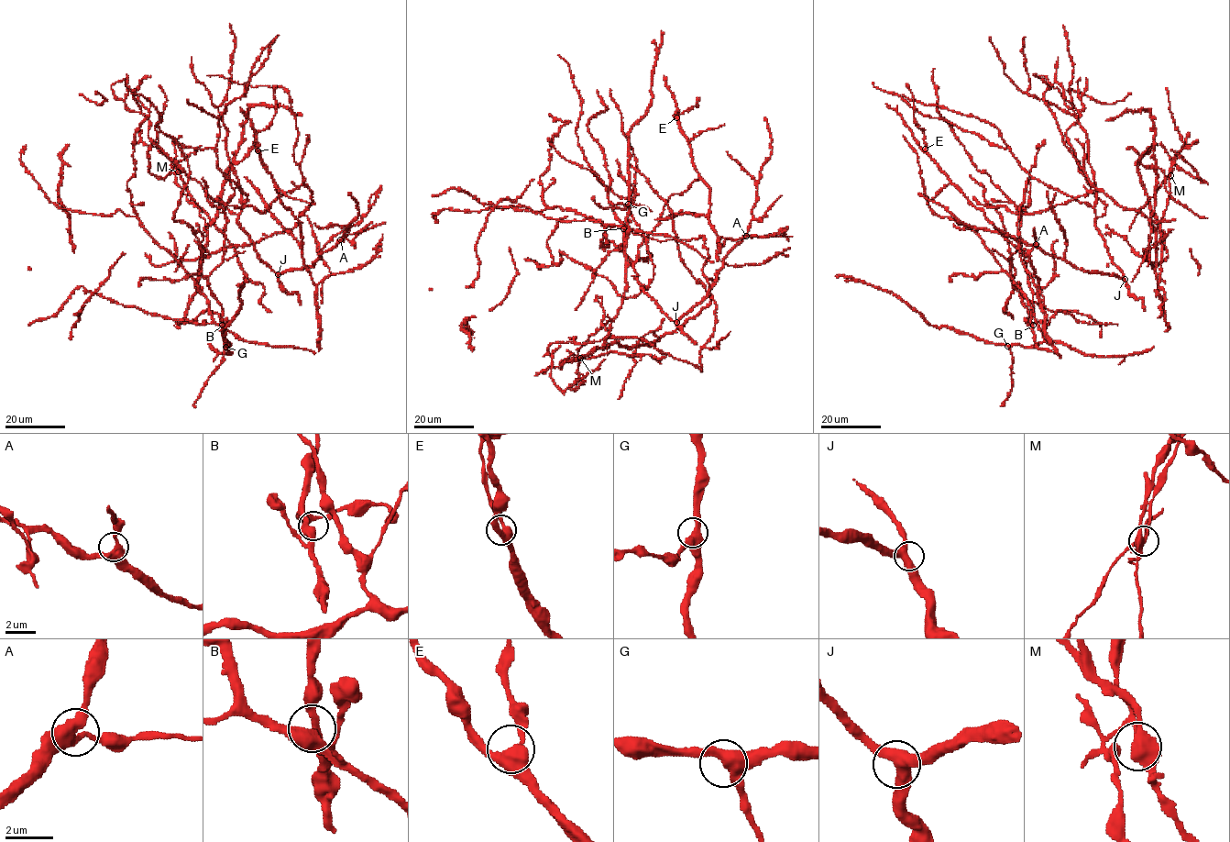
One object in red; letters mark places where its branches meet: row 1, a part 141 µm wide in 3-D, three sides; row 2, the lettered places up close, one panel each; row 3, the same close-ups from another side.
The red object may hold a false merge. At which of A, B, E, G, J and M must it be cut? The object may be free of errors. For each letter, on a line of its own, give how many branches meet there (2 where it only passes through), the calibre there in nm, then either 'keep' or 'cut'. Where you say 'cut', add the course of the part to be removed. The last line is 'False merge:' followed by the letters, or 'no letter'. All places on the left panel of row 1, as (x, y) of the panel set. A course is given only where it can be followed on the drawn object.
A: 3 branches meet; 420 nm thick; keep
B: 3 branches meet; 400 nm thick; keep
E: 3 branches meet; 440 nm thick; keep
G: 3 branches meet; 400 nm thick; keep
J: 3 branches meet; 440 nm thick; keep
M: 3 branches meet; 400 nm thick; cut; foreign part runs (178, 171), (174, 171), (176, 183), (190, 203), (198, 208), (206, 228)
False merge: M

